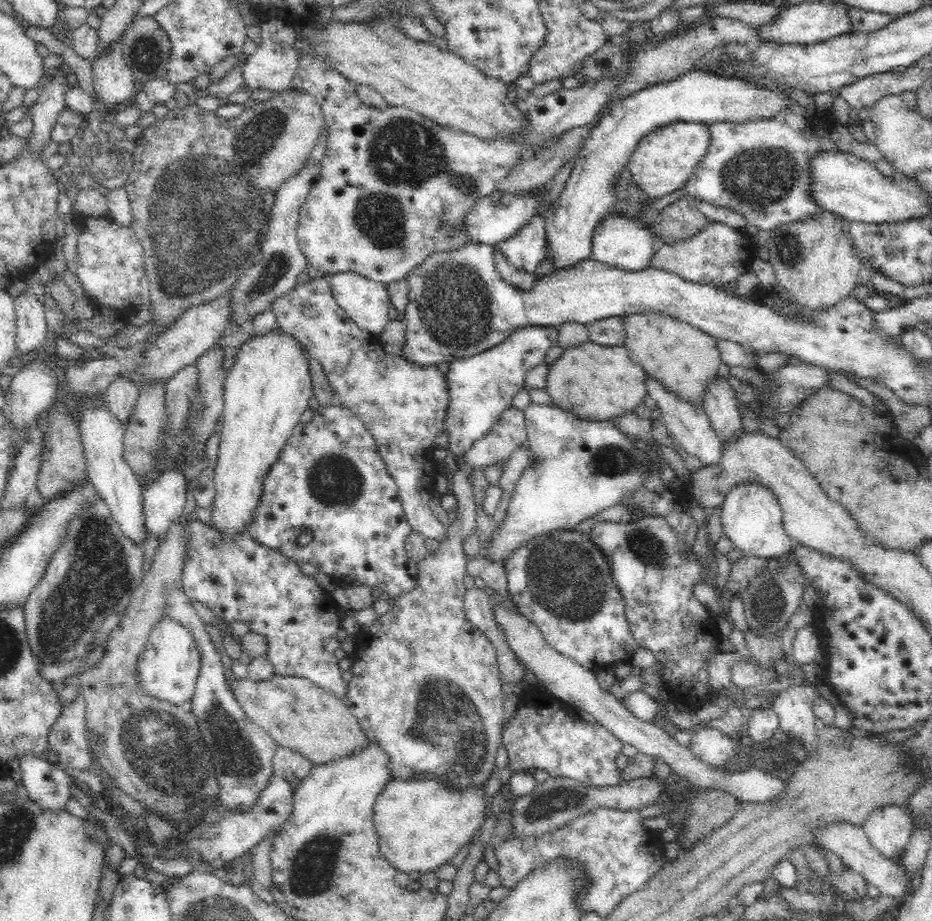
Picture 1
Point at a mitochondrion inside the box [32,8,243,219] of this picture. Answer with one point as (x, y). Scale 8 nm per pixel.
(147, 53)

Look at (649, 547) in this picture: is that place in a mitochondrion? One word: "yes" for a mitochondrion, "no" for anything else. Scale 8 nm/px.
yes

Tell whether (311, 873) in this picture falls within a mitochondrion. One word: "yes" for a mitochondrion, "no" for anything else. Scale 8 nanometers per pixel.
yes

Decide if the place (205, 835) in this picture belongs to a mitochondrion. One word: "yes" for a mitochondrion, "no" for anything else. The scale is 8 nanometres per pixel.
yes

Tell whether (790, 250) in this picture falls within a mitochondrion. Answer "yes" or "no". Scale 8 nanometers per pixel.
yes

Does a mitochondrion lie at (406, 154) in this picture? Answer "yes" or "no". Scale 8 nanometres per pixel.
yes

